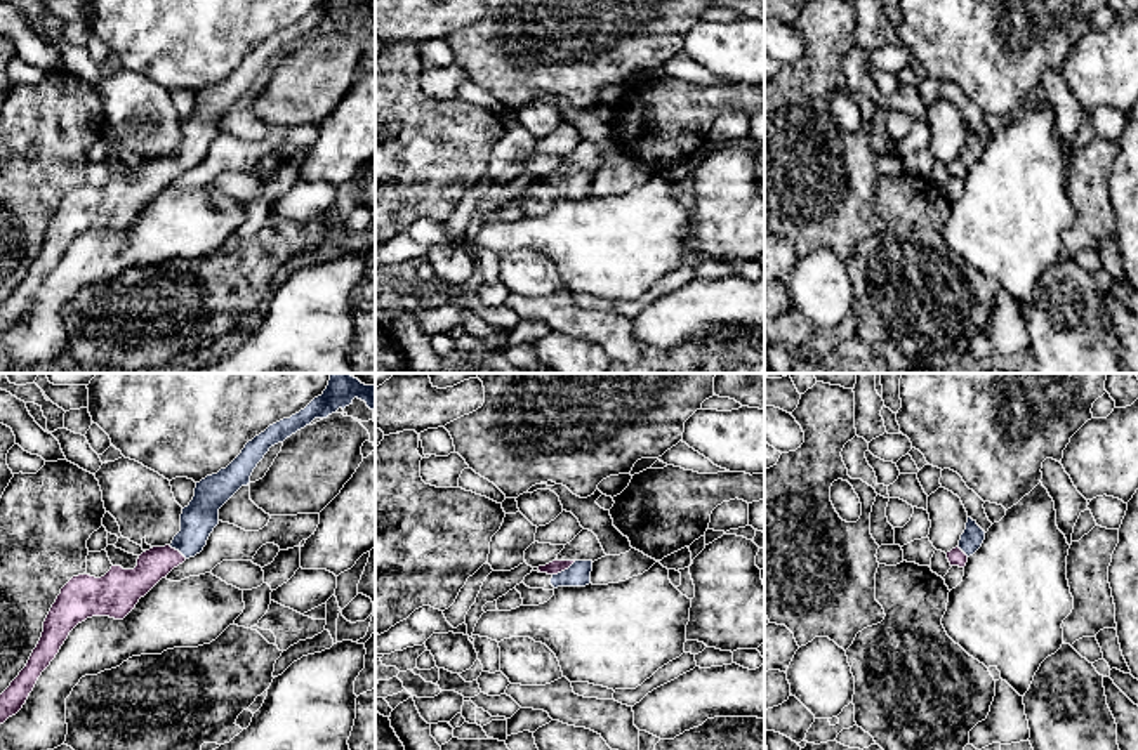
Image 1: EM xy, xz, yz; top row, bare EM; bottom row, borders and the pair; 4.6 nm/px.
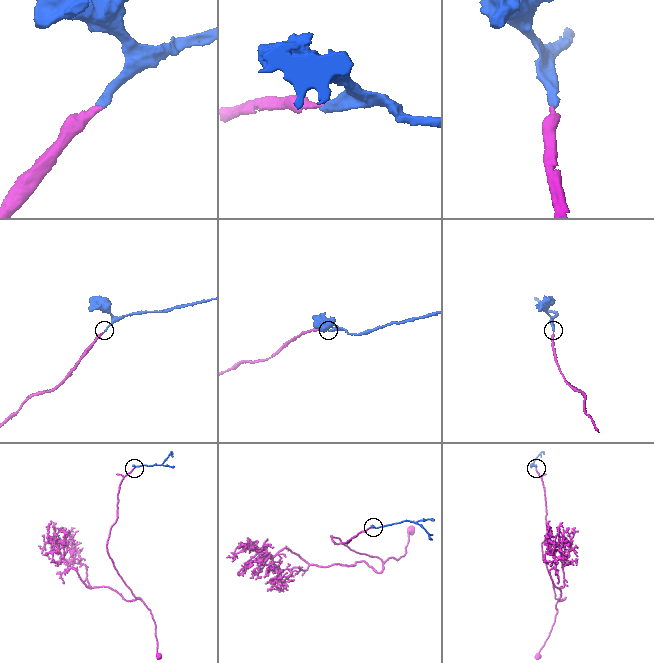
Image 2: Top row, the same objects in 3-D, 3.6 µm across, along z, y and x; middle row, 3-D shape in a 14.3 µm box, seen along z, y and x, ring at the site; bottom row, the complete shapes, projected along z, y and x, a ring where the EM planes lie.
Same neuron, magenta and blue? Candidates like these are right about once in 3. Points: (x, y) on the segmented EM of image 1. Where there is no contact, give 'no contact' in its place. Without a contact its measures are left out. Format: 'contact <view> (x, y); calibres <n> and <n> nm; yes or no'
contact xz (563, 570); calibres 70 and 110 nm; yes

